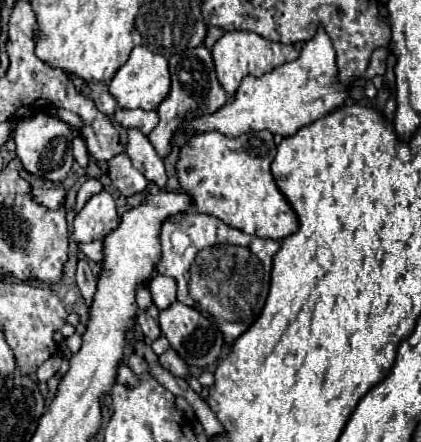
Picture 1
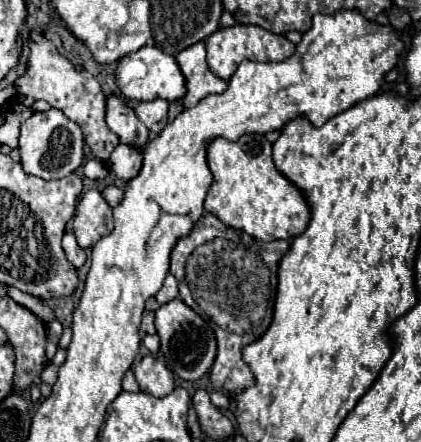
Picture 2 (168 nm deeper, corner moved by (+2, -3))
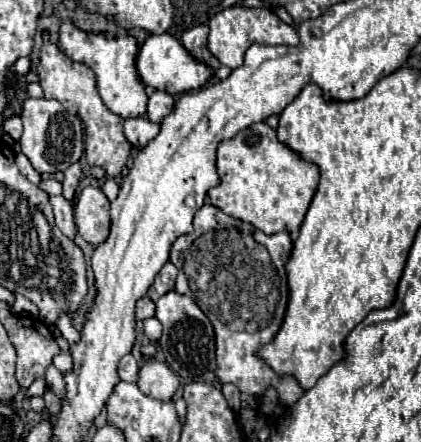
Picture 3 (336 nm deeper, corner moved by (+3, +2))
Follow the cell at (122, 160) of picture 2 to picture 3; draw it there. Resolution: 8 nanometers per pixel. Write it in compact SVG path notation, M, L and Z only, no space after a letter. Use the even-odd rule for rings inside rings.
M146 116L124 120L124 134L134 148L144 148L158 134L158 130L160 130L160 124L150 122Z

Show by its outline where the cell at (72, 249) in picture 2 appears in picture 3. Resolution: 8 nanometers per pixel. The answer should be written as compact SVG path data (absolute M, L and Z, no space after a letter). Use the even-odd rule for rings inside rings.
M58 194L58 196L50 196L50 204L52 204L52 210L54 210L56 226L62 230L62 234L66 234L68 238L74 238L76 226L74 226L72 202L68 202L62 194Z

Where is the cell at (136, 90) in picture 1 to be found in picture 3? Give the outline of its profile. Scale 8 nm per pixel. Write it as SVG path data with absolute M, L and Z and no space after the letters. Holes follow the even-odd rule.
M168 32L148 36L148 40L140 46L140 52L138 52L138 58L136 58L136 66L138 66L140 78L142 78L142 82L146 86L152 86L156 90L164 90L168 94L182 94L182 92L188 92L192 88L202 88L214 76L214 68L212 66L208 66L206 62L196 60L182 46L182 42L176 36L168 34Z

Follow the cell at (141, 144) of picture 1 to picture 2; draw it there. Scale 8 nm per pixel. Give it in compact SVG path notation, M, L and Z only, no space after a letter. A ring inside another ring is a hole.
M117 95L107 99L107 125L119 137L123 145L145 149L149 143L147 127L135 117L133 109L125 105L123 99Z

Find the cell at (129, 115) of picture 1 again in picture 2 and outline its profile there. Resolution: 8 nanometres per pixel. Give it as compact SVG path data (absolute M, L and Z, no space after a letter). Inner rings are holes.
M155 99L149 103L135 105L133 111L151 133L159 135L167 125L167 109L169 109L169 103L165 99Z

